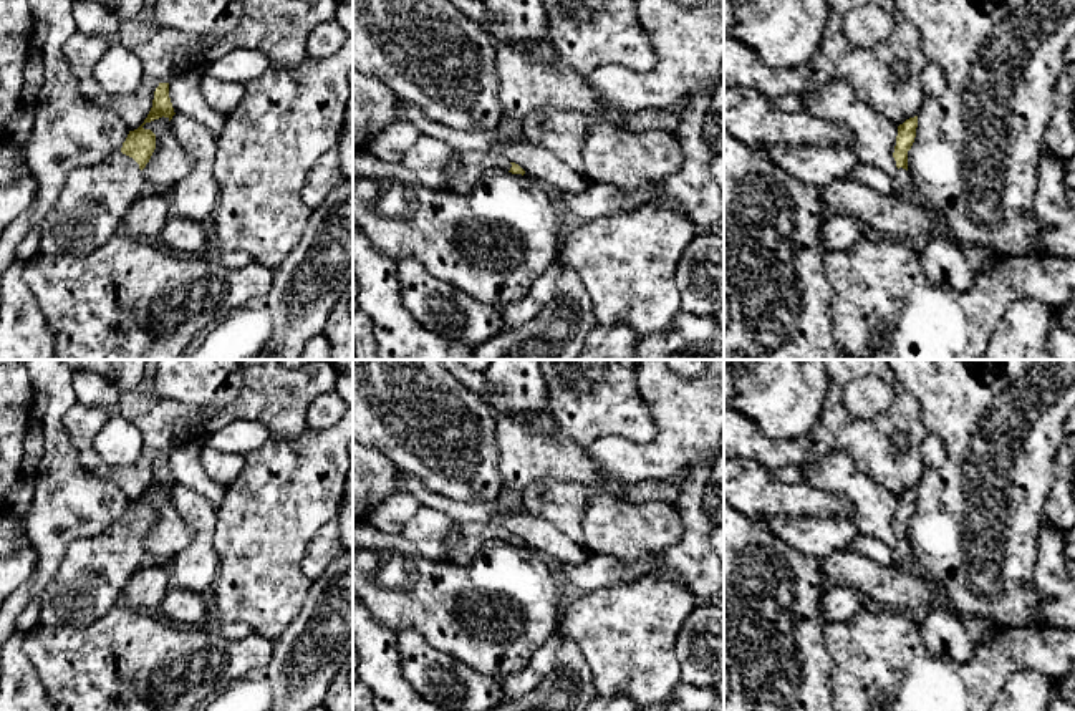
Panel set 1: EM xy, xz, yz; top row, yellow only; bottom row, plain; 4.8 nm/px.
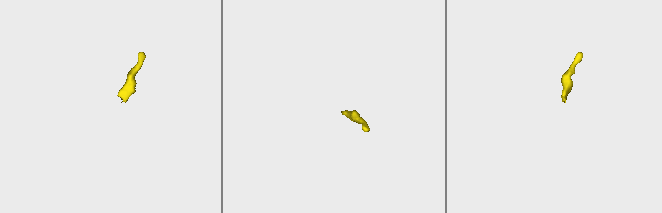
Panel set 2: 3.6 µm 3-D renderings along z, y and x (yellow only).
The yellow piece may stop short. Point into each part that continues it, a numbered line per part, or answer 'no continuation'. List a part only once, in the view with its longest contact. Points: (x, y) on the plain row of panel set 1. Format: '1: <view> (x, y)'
1: xy (90, 580)

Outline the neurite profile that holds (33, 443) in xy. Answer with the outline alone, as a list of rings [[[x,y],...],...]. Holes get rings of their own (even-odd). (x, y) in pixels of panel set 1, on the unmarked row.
[[[31,416],[23,439],[22,474],[35,476],[45,449],[45,431],[41,419]]]

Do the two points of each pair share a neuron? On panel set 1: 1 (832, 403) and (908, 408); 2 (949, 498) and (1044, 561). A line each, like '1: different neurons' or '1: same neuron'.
1: same neuron
2: different neurons

